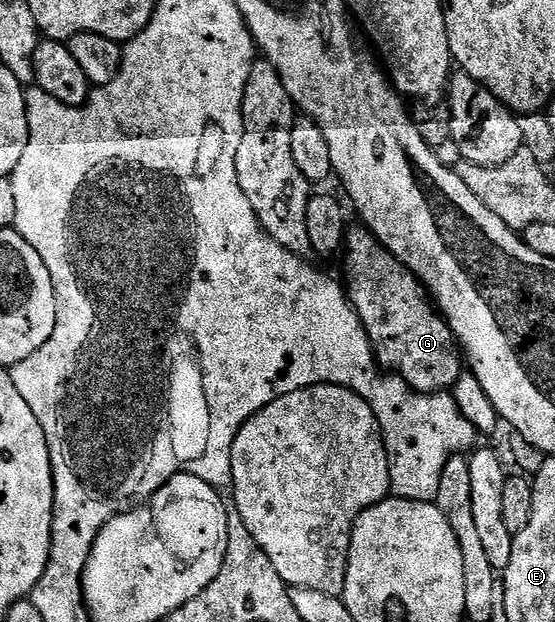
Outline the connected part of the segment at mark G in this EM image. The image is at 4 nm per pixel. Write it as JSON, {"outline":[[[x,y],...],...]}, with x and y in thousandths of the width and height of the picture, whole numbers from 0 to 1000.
{"outline":[[[658,367],[625,375],[622,408],[631,432],[627,477],[674,551],[683,590],[715,601],[760,633],[804,630],[820,622],[836,600],[834,564],[811,519],[778,490],[777,474],[746,436]]]}

